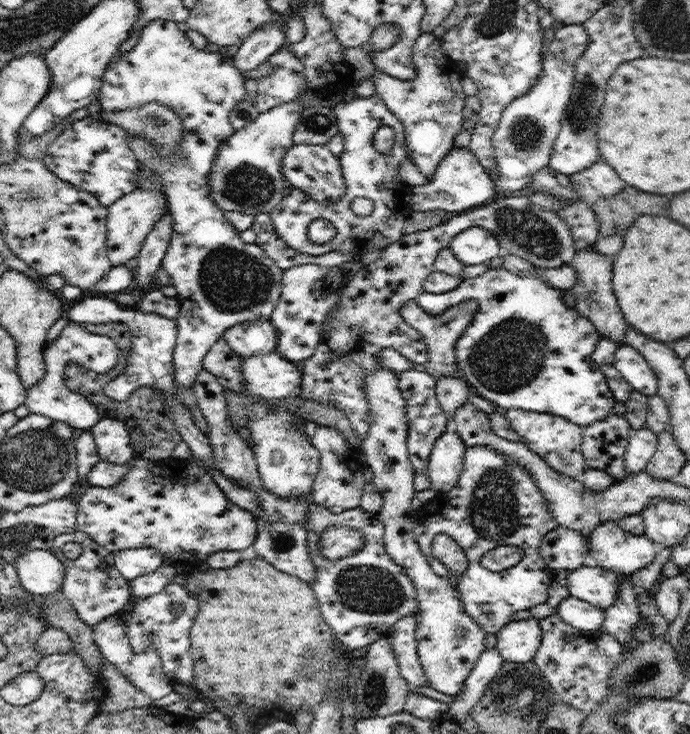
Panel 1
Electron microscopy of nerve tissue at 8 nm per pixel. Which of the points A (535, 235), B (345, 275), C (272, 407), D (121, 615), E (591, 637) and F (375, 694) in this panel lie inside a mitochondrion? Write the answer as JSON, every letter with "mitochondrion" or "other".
{"A":"mitochondrion","B":"other","C":"other","D":"other","E":"other","F":"mitochondrion"}

